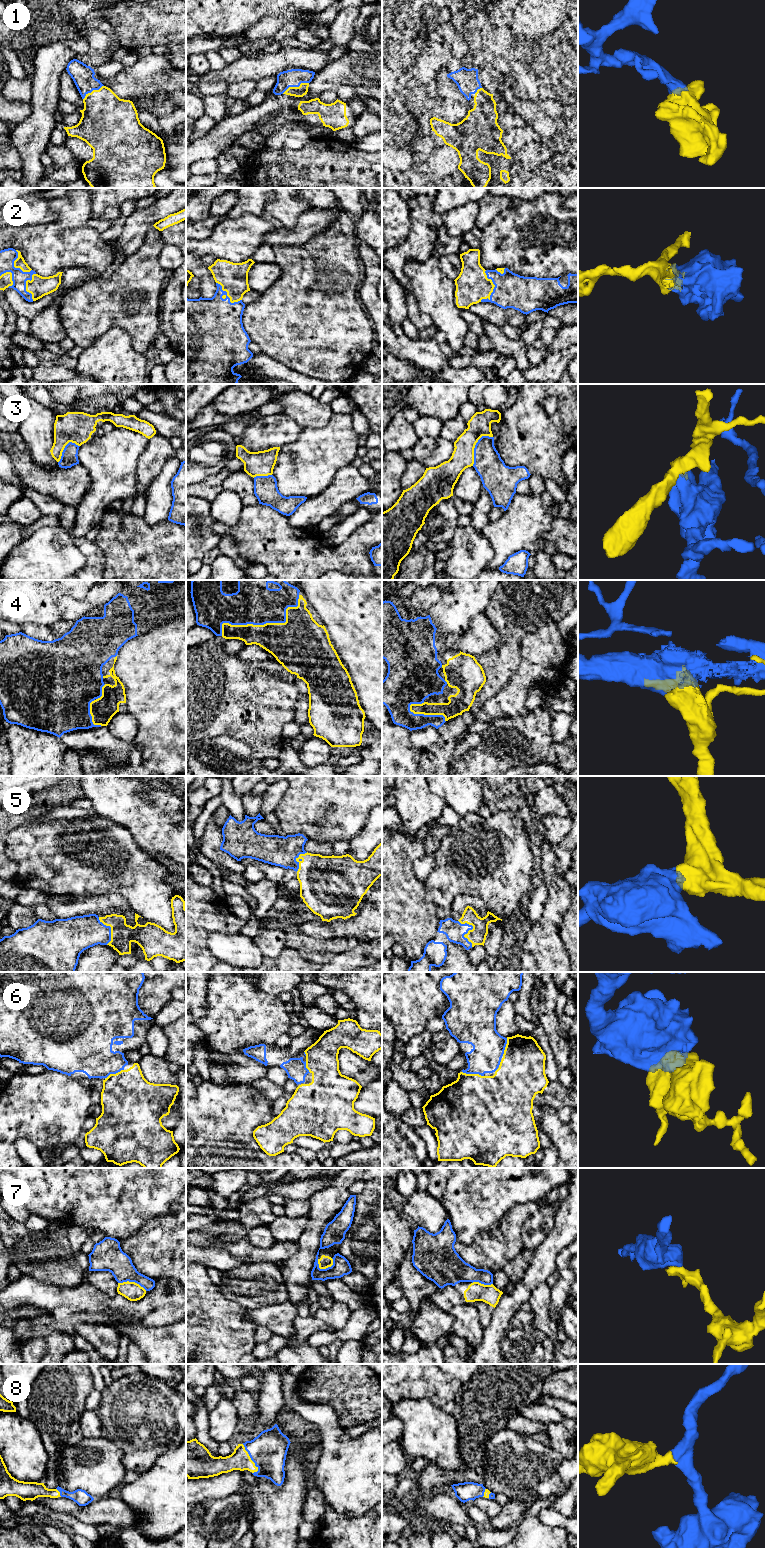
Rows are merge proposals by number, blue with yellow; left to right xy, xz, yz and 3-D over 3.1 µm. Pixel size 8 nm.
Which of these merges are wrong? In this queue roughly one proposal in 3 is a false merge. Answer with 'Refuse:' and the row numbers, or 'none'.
Refuse: 3, 7

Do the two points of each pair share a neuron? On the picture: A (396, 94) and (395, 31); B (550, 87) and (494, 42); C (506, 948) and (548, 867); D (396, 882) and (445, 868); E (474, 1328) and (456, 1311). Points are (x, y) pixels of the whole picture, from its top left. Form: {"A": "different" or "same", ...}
{"A": "same", "B": "same", "C": "different", "D": "different", "E": "same"}

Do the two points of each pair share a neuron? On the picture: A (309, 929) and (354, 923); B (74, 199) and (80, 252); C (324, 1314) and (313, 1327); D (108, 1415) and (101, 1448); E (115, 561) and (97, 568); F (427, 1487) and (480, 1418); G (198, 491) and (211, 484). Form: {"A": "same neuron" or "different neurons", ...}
{"A": "same neuron", "B": "different neurons", "C": "different neurons", "D": "different neurons", "E": "different neurons", "F": "same neuron", "G": "same neuron"}

